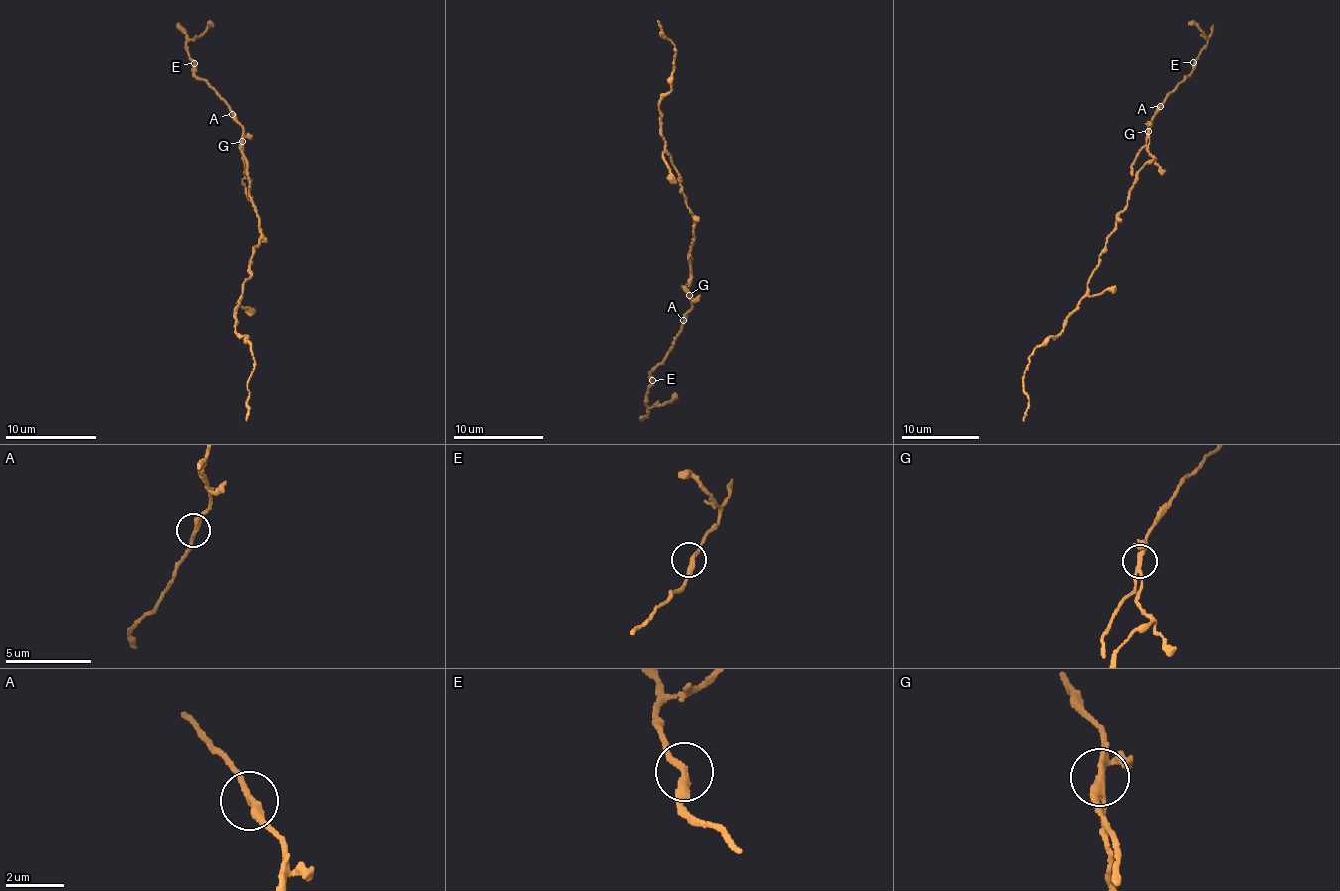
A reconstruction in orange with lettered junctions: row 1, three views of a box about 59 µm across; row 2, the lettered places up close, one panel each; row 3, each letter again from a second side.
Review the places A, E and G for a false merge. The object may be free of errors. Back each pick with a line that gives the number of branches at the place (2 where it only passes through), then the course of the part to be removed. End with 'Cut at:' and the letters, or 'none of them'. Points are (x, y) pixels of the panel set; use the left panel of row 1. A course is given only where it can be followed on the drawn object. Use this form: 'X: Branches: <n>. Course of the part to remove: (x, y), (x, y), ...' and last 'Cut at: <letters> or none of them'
G: Branches: 4. Course of the part to remove: (241, 142), (250, 188)
Cut at: G

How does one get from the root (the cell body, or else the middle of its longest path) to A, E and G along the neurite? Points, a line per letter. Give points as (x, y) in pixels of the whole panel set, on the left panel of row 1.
A: (258, 223), (256, 206), (248, 193), (251, 180), (243, 167), (244, 128), (232, 114)
E: (258, 223), (256, 206), (248, 193), (251, 180), (243, 167), (244, 128), (219, 92), (194, 74), (194, 63)
G: (258, 223), (256, 206), (248, 193), (251, 180), (243, 167), (241, 142)

